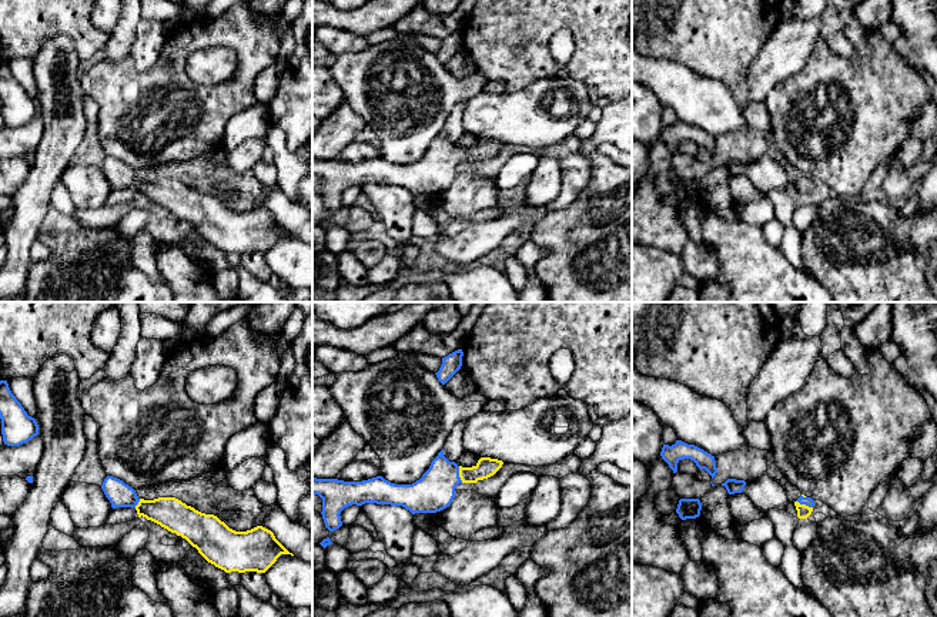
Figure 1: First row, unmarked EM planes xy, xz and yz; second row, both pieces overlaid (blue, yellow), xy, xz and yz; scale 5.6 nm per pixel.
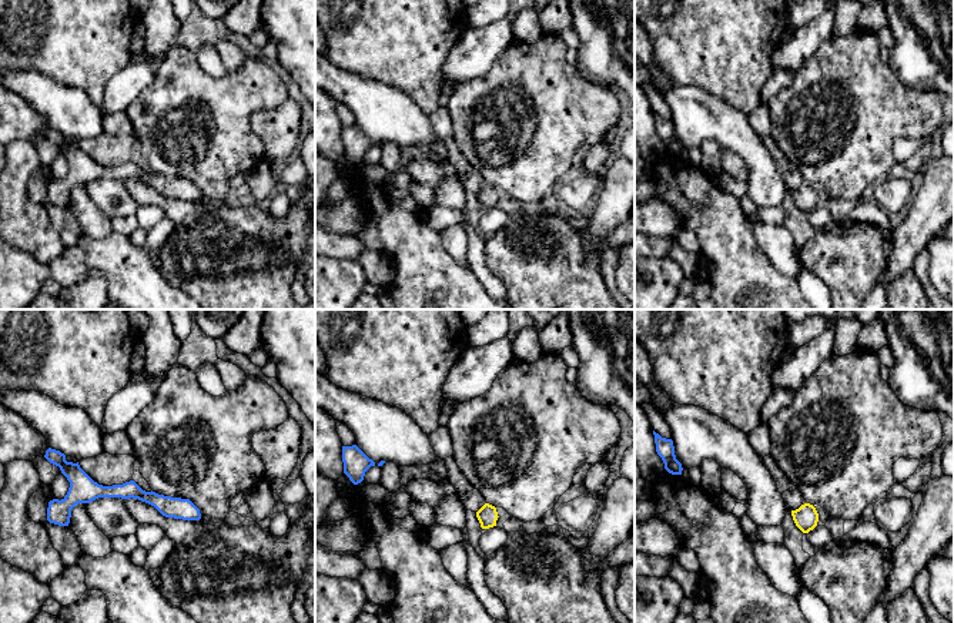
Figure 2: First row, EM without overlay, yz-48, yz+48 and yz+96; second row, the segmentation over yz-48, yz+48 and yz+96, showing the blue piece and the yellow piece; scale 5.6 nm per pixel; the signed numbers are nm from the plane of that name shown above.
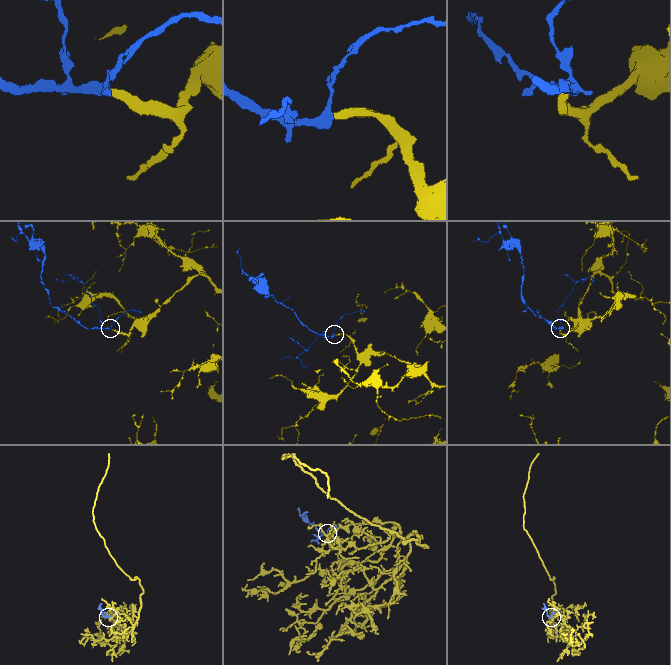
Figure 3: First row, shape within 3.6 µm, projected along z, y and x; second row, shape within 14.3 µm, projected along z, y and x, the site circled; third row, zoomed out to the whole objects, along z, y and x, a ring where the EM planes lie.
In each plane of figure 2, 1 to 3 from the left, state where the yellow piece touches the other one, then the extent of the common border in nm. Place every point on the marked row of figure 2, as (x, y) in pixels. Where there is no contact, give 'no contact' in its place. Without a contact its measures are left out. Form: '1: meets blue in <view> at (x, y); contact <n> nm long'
1: no contact
2: no contact
3: no contact

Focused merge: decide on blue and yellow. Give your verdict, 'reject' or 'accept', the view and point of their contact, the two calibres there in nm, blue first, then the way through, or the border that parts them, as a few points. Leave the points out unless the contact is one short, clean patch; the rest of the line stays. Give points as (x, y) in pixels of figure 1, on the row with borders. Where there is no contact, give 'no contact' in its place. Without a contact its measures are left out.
accept | xz (458, 475) | 220/120 nm | across xz (435, 490), (451, 475), (458, 475), (472, 475), (485, 468)

